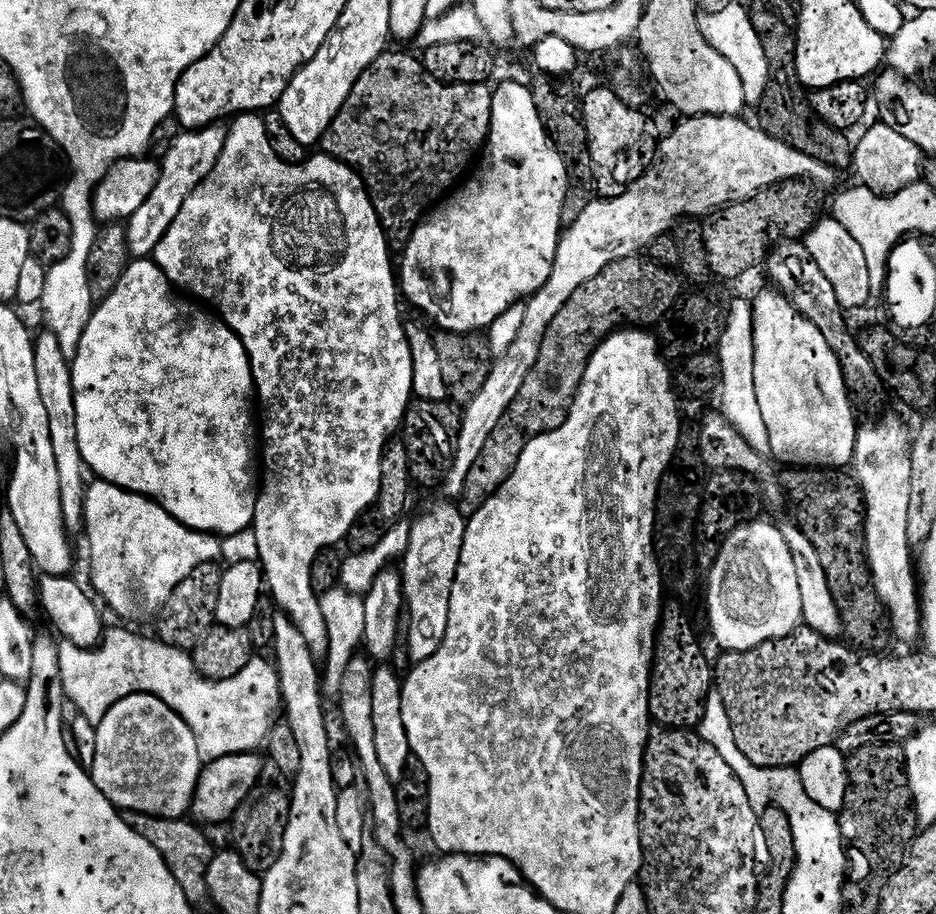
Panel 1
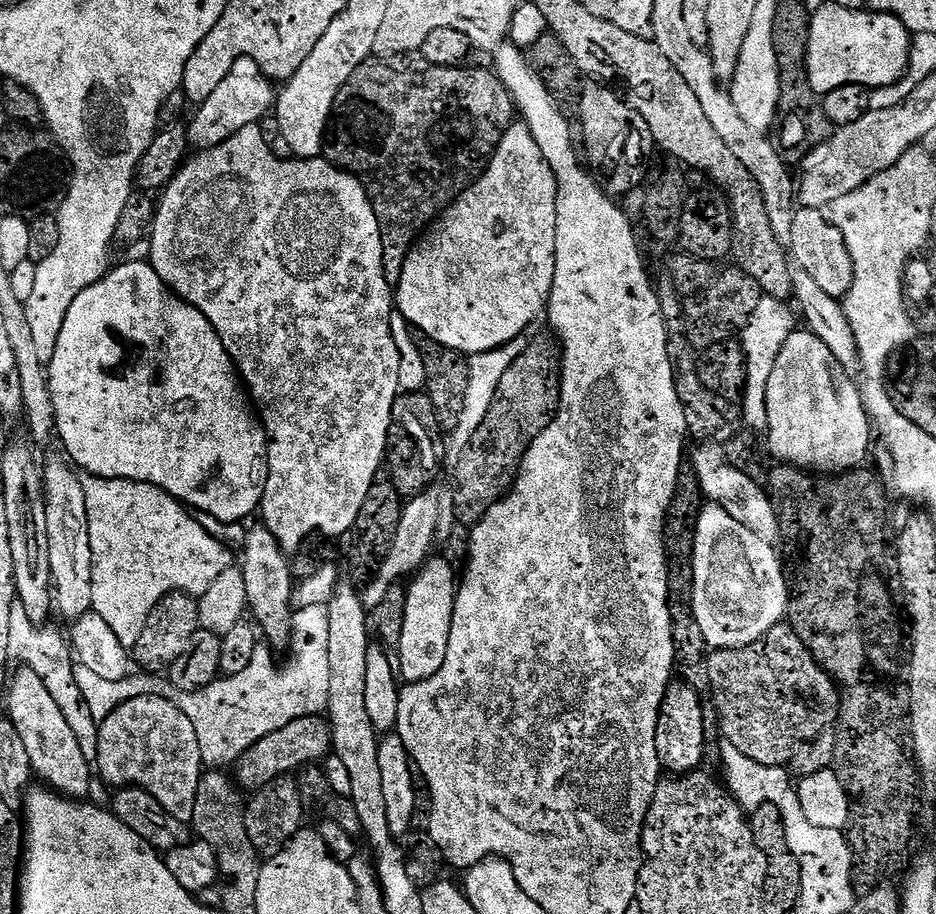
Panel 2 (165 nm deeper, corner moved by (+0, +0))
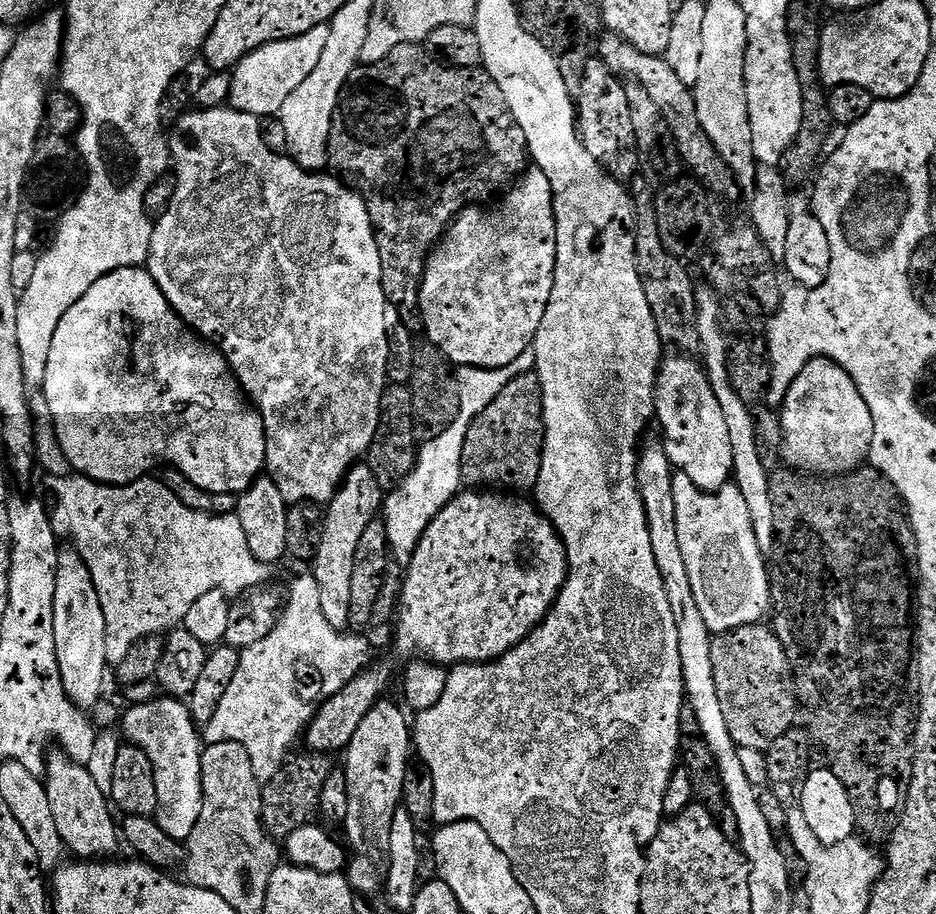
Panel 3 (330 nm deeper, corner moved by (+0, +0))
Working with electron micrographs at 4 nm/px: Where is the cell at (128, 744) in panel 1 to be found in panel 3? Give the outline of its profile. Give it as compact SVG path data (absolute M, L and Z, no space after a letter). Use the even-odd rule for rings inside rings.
M157 696L148 703L131 705L127 710L123 713L120 722L121 733L127 743L135 745L147 754L151 765L155 768L155 789L158 790L159 802L154 819L166 834L175 840L186 842L190 834L194 834L194 826L198 826L198 814L202 814L204 801L200 761L202 736L198 731L198 725L193 722L187 703L175 697Z

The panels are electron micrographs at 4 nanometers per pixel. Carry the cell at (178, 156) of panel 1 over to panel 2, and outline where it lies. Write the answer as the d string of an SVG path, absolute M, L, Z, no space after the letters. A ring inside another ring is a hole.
M248 56L238 58L230 74L222 78L218 90L214 90L214 94L210 94L210 98L206 98L206 102L195 109L196 117L193 118L192 124L187 125L189 141L200 150L213 148L238 134L238 130L251 124L259 125L260 121L273 111L278 99L277 89L272 88L275 88L273 81L265 76L258 62Z

